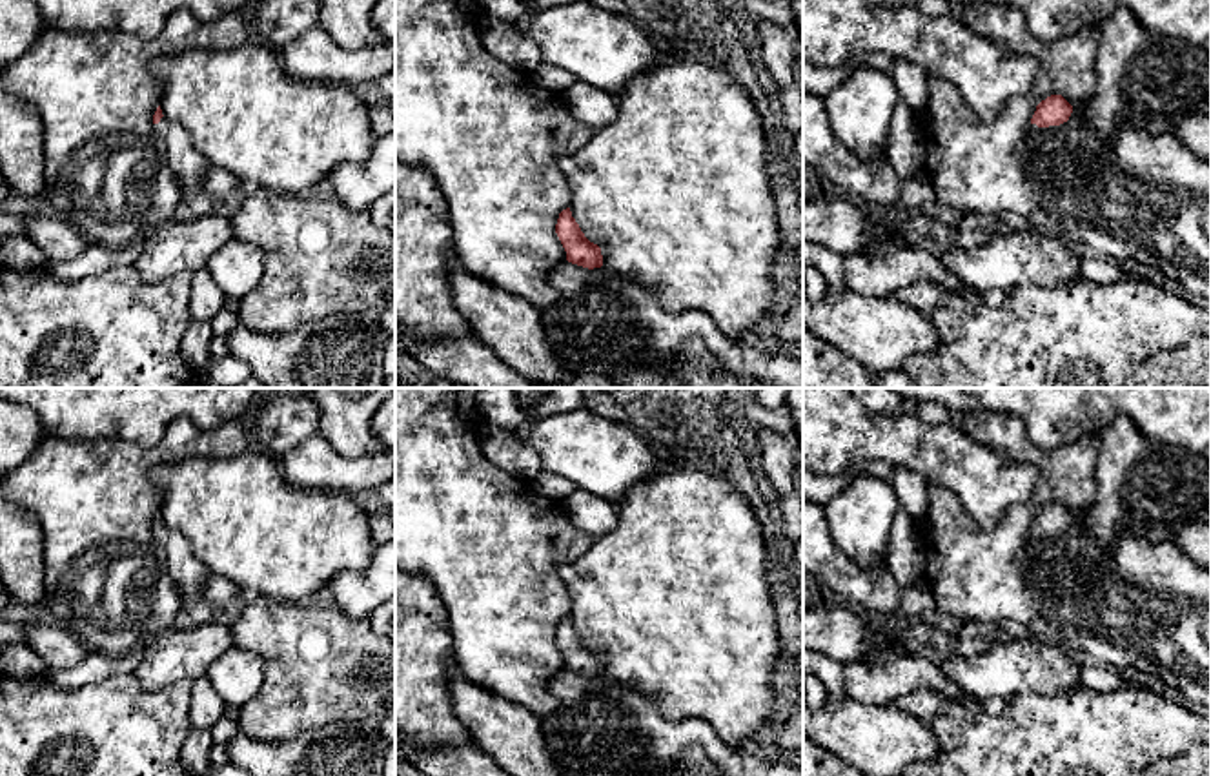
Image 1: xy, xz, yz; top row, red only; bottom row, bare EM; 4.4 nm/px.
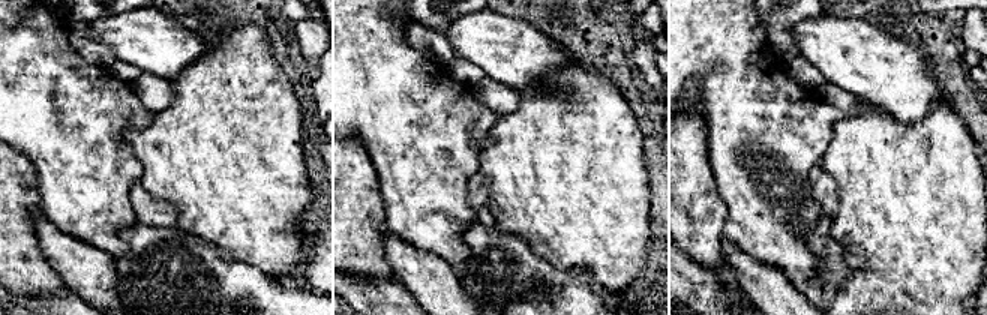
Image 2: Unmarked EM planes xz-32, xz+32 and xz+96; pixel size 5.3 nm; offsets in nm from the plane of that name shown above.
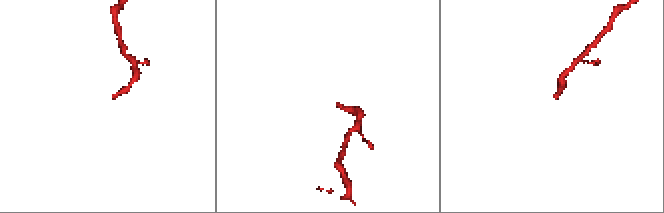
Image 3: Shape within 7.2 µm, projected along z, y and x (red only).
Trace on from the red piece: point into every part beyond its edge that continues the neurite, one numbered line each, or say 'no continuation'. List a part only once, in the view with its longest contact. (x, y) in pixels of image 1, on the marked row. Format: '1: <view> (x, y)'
1: xy (184, 161)

